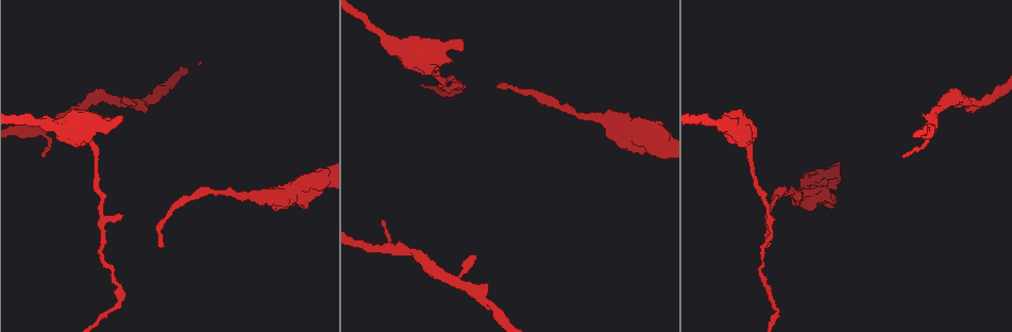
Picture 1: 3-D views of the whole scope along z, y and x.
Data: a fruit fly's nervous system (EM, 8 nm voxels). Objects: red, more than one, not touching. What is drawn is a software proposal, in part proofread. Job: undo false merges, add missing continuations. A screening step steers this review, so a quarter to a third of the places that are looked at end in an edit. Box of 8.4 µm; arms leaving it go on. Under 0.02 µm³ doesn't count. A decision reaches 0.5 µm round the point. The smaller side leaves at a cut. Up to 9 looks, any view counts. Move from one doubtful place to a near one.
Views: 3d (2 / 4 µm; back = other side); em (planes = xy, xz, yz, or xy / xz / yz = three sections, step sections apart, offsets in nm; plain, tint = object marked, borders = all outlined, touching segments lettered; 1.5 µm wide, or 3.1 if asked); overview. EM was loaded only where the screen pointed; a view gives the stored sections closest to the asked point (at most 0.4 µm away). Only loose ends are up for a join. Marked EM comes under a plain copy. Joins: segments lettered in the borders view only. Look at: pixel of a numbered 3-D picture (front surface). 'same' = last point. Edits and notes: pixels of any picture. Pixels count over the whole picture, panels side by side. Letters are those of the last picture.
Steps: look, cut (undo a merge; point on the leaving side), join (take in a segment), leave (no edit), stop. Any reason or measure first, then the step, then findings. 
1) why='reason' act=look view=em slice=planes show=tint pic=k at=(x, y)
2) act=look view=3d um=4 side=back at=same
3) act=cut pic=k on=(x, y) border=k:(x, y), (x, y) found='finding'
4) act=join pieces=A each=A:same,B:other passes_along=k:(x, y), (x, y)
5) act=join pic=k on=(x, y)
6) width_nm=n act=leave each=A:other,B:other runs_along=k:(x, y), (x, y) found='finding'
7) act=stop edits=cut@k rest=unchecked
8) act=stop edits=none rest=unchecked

why='stops while still wide' act=look view=3d um=2 pic=1 at=(452, 60)

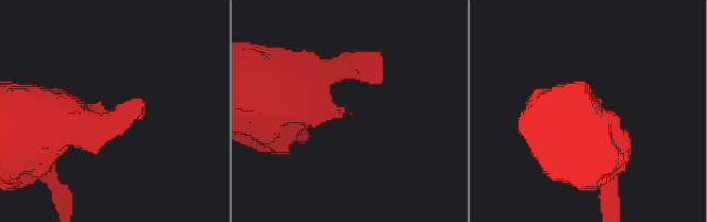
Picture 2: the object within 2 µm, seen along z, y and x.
why='need the tissue' act=look view=em slice=xy step=8 show=tint pic=2 at=(351, 115)

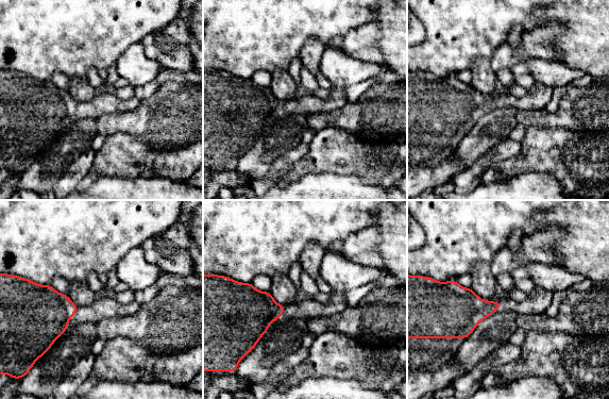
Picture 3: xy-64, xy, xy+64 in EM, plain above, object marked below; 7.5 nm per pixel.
why='another direction' act=look view=em slice=planes show=borders at=same

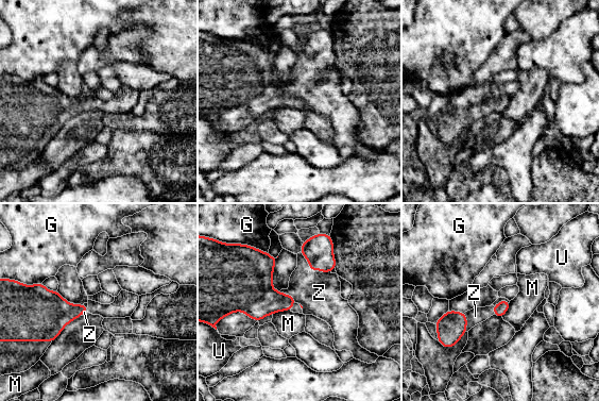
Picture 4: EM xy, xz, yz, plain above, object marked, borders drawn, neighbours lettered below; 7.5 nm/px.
act=join pieces=Z each=G:other,M:other,U:other,Z:same passes_along=4:(318, 250), (311, 269), (319, 293) found='the neuron continues'

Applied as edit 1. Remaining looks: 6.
why='stops while still wide' act=look view=3d um=2 pic=1 at=(306, 178)

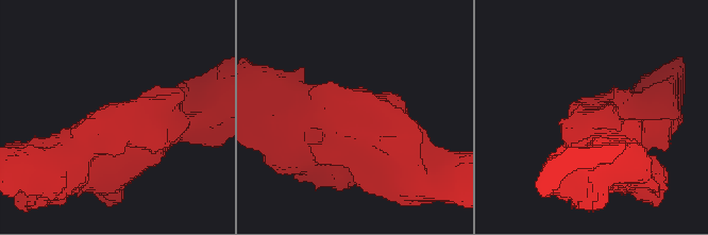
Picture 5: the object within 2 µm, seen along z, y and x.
act=look view=em slice=planes show=borders pic=5 at=(356, 88)

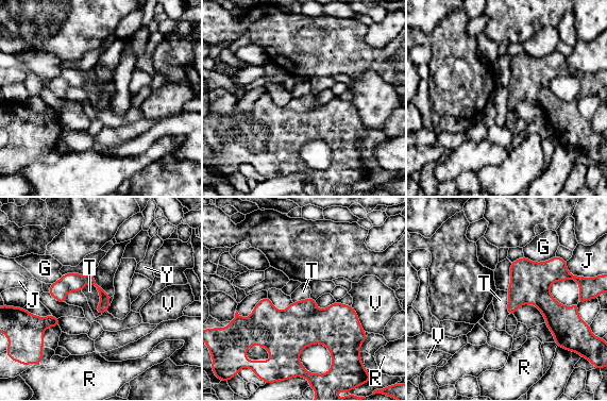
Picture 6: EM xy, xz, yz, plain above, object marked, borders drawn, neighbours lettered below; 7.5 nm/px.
act=leave each=G:other,J:other,R:other,T:other,V:other,Y:other found='none of them fits'

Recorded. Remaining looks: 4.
why='branch stops here' act=look view=em slice=xz step=8 show=tint pic=1 at=(937, 101)

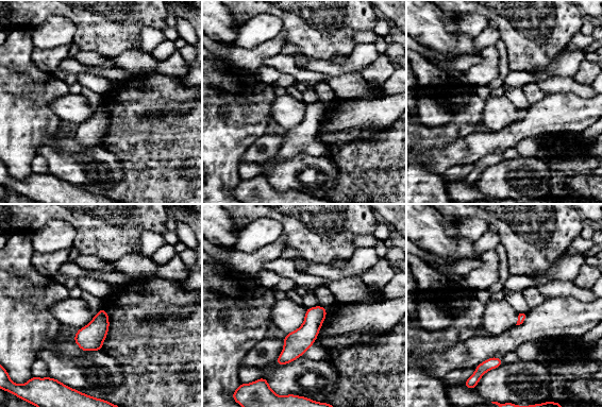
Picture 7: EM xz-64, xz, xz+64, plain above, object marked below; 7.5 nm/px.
act=look view=em slice=planes show=borders at=same

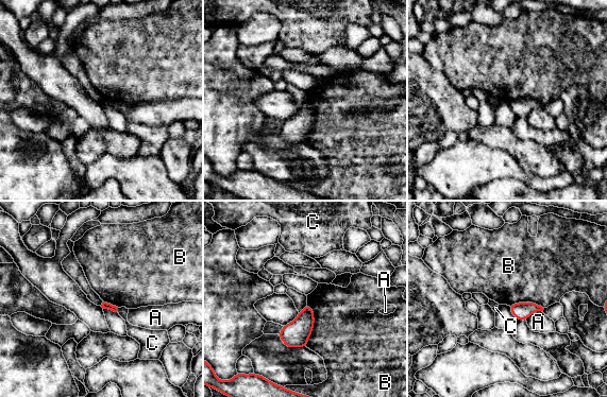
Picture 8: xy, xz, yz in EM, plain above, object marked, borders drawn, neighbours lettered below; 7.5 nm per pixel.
act=leave each=A:other,B:other,C:other border=8:(308, 305), (314, 327), (305, 346) found='none of them fits'

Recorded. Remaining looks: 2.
why='end of a long branch' act=look view=em slice=yz step=4 show=borders pic=1 at=(158, 246)

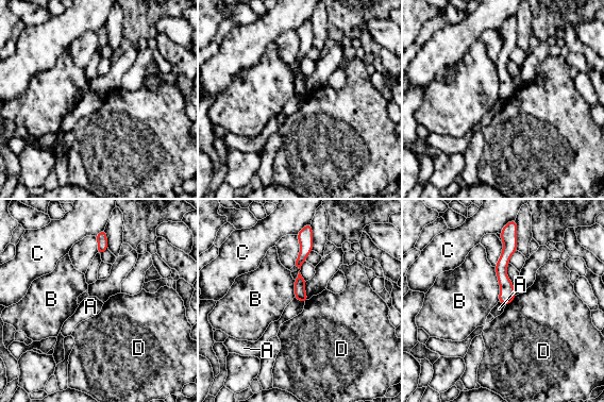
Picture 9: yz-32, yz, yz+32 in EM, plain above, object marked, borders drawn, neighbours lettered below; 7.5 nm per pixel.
act=look view=em slice=planes show=borders at=same

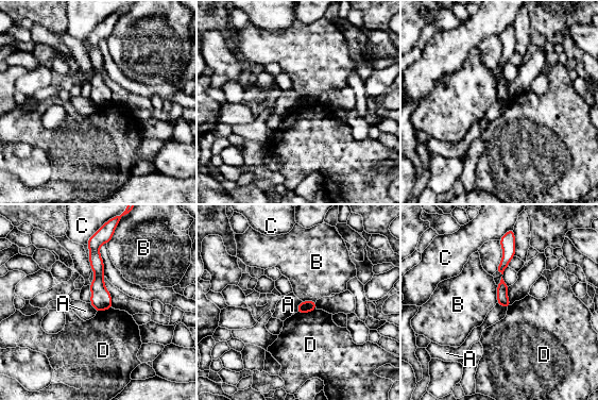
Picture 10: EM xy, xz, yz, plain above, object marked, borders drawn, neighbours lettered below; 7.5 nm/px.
act=leave each=A:other,B:other,C:other,D:other border=10:(302, 301), (295, 312) found='no lettered segment goes on from it'

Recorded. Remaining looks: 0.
act=stop edits=join@4 rest=unchecked

